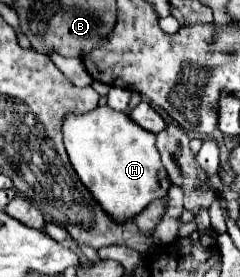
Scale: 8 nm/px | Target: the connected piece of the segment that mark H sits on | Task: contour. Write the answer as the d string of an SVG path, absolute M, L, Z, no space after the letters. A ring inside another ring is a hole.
M96 107L86 115L68 115L62 133L70 165L114 223L126 223L152 201L166 197L170 179L156 149L156 135L138 127L126 113Z

